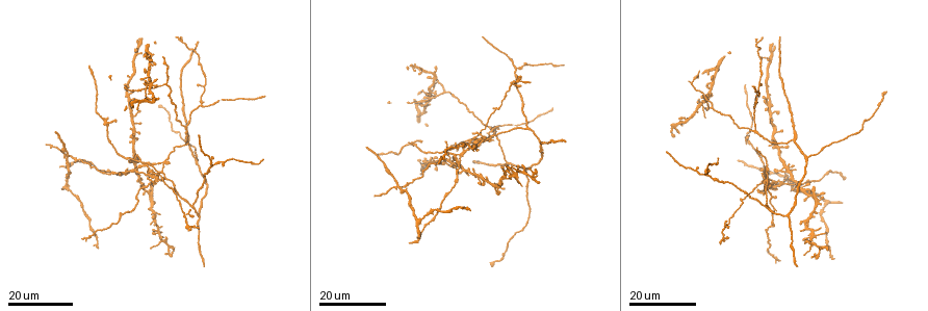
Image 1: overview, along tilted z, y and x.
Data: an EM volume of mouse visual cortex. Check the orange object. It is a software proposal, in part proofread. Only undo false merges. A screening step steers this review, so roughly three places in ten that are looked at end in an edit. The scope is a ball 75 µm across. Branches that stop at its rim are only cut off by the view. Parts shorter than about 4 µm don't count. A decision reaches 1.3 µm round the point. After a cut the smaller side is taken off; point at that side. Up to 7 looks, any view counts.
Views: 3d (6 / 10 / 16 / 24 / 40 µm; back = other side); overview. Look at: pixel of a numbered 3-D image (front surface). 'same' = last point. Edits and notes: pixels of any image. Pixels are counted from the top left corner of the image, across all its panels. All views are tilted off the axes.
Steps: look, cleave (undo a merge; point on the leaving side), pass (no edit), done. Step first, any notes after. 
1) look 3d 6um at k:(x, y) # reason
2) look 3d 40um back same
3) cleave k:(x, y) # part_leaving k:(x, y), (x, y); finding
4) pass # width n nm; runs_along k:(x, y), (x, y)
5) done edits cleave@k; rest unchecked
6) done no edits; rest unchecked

look 3d 16um at 1:(162, 171)

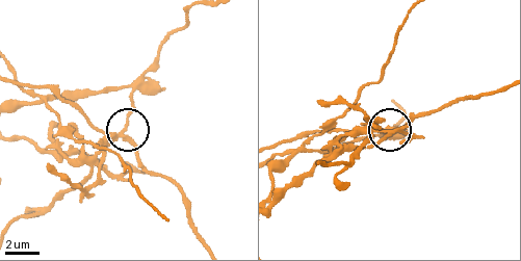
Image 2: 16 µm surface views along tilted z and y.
look 3d 10um at 2:(123, 135) # zoom in

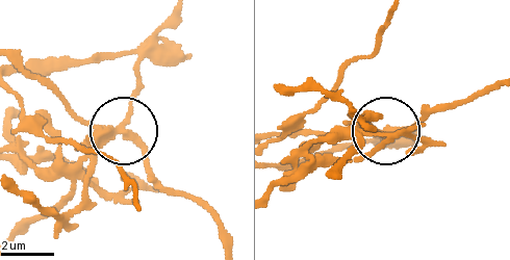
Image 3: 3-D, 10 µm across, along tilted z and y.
cleave 3:(91, 163) # width 190 nm; a second neuron is stuck on

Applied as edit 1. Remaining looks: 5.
look overview # see it whole again

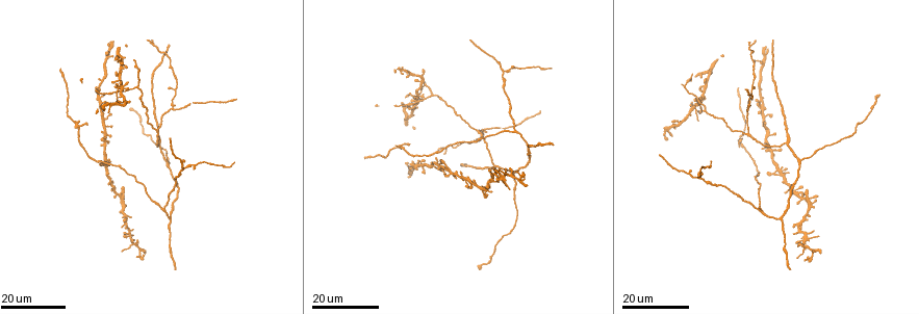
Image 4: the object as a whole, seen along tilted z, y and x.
look 3d 16um at 4:(786, 142) # two arms in line, one across

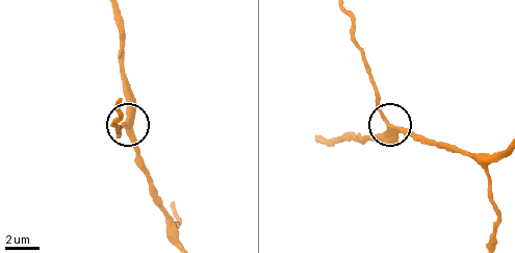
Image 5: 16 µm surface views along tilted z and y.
look 3d 10um at 5:(125, 124)

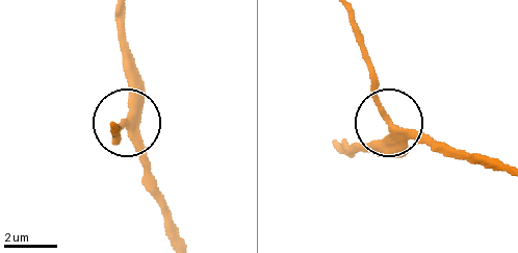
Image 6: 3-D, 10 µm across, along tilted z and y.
look 3d 10um back at 6:(128, 124)

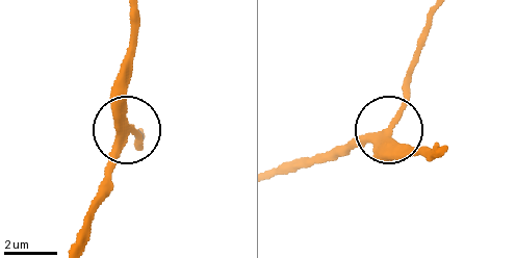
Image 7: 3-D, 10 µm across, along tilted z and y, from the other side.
pass # arms 3; runs_along 7:(279, 173), (385, 130), (407, 153); all the same neuron

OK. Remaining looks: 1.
done edits cleave@3; rest unchecked

